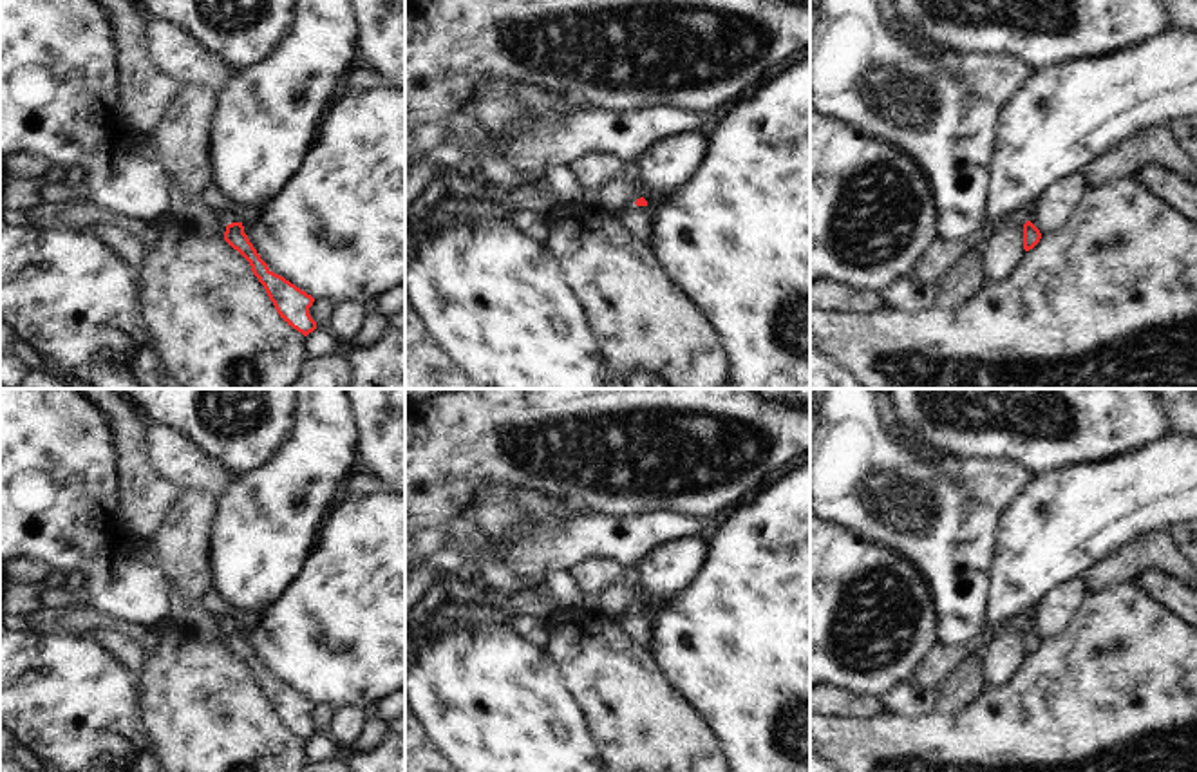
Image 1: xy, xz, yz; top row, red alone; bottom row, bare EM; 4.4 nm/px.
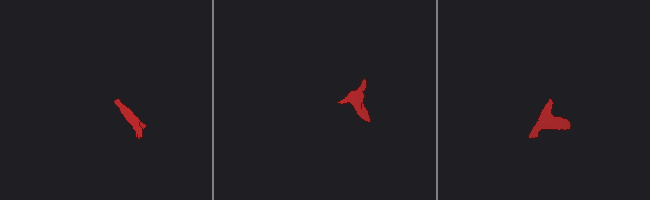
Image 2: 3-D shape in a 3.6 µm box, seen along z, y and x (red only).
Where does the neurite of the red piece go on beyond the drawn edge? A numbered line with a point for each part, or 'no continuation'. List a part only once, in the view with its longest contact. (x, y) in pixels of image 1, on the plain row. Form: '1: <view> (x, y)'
no continuation

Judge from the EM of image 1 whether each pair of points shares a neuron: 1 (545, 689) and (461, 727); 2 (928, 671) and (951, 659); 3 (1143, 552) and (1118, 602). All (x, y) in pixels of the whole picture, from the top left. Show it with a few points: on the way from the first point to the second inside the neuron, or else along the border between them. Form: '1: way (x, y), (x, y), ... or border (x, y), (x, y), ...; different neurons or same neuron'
1: way (525, 709), (519, 715), (481, 716); same neuron
2: way (933, 669), (946, 659); same neuron
3: border (1136, 581), (1125, 581), (1091, 593); different neurons

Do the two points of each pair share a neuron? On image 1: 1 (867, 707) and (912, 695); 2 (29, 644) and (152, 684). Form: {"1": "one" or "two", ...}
{"1": "two", "2": "two"}

